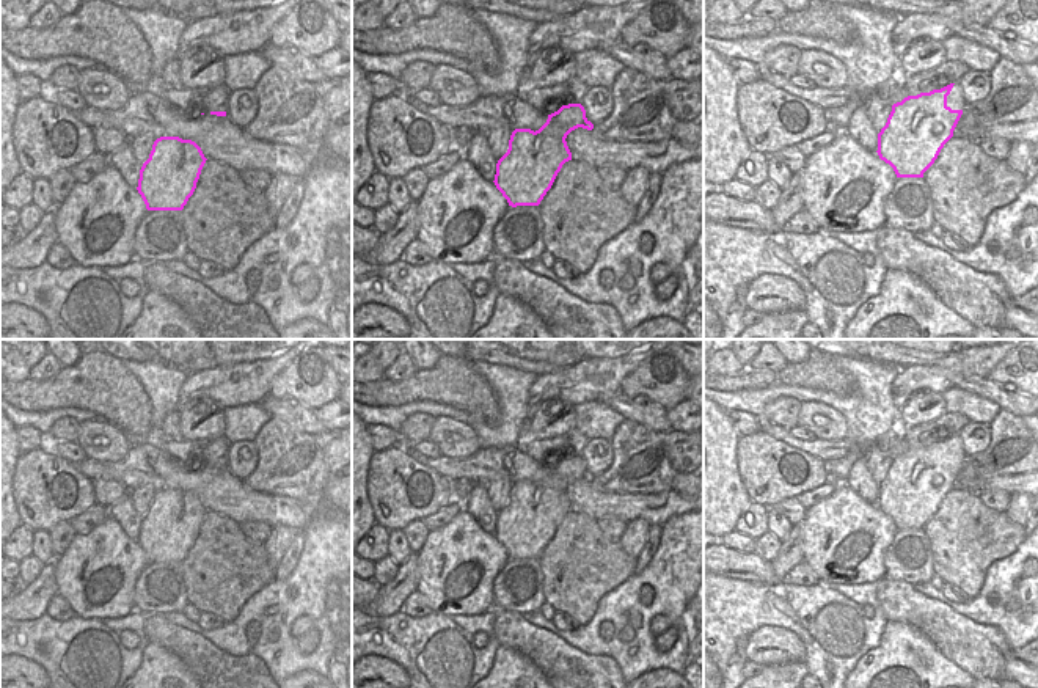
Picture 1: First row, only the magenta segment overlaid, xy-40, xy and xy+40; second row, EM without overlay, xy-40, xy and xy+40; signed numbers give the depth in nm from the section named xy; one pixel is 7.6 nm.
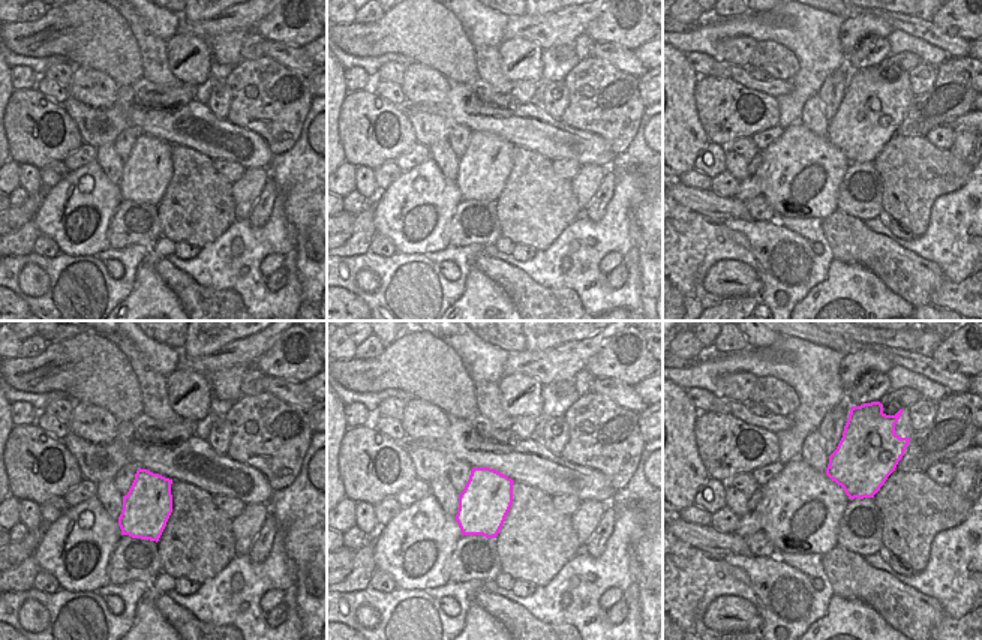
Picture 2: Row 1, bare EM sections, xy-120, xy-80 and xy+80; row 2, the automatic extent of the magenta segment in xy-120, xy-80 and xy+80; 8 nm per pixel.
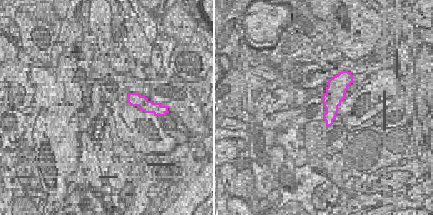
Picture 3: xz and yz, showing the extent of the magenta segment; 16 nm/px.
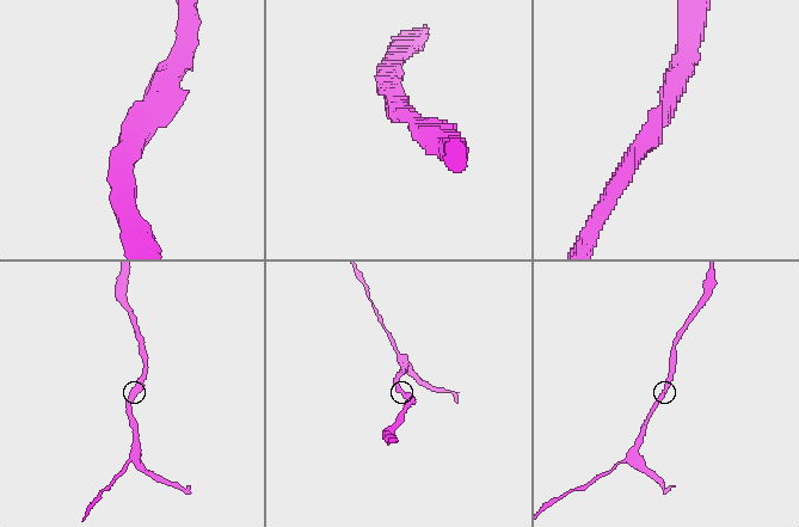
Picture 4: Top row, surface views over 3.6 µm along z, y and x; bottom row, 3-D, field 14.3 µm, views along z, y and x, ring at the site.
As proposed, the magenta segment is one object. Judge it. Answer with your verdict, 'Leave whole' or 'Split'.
Leave whole.

